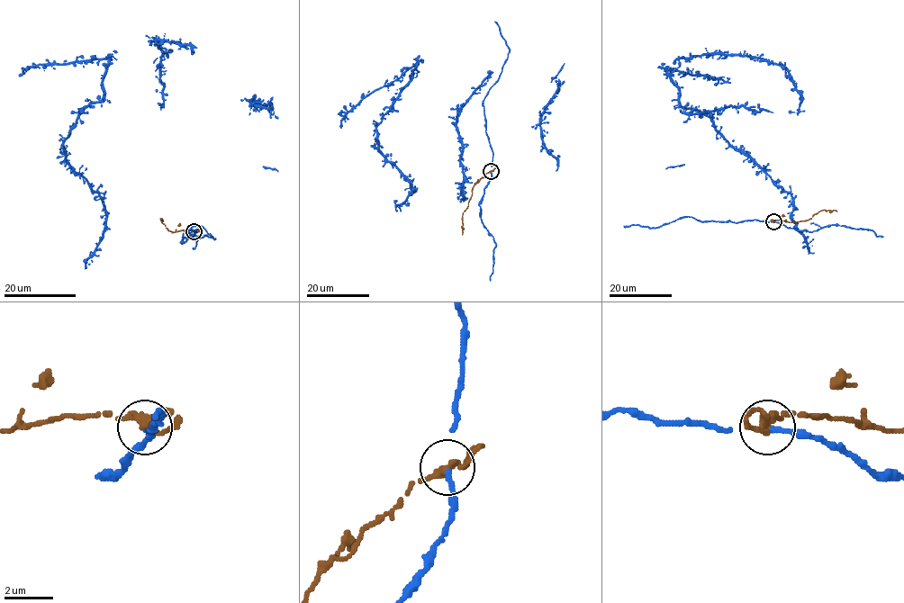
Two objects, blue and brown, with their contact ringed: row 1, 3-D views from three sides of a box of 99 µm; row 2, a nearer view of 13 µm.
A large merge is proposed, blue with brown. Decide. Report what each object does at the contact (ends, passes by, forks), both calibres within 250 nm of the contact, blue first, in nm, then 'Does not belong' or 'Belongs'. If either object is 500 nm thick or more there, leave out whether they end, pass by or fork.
At the ring blue ends. At the ring brown passes by. Thickness 220 nm (blue) against 320 nm. Does not belong

